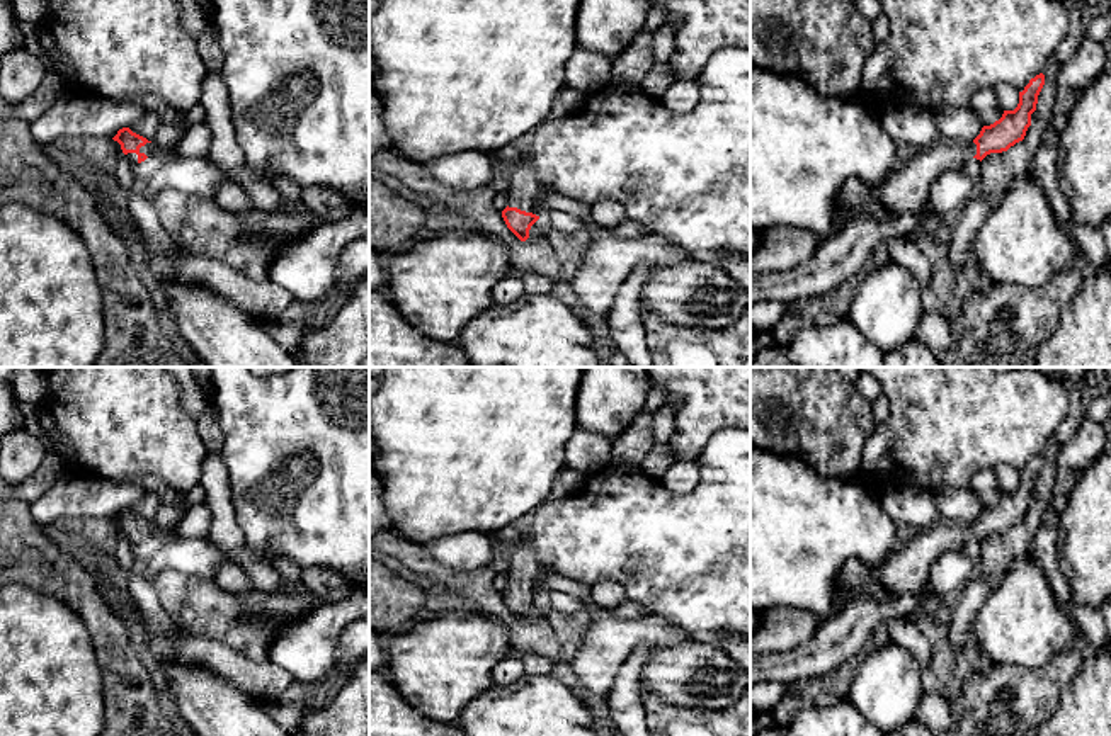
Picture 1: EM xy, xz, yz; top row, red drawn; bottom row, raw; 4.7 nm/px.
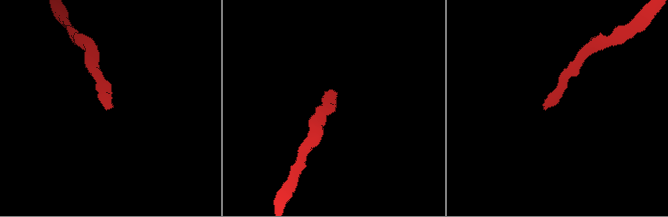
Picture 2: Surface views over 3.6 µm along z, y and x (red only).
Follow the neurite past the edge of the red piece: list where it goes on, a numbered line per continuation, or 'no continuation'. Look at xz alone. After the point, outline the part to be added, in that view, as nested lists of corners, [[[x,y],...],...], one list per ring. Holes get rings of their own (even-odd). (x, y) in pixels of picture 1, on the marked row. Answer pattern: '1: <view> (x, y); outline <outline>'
1: xz (524, 189); outline [[[529,151],[516,158],[509,165],[509,172],[510,185],[507,190],[507,206],[539,216],[536,202],[543,192]]]

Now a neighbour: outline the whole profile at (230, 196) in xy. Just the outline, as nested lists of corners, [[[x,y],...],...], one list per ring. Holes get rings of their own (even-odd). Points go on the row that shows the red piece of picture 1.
[[[225,180],[218,185],[213,201],[231,212],[245,214],[254,204],[247,192],[233,180]]]

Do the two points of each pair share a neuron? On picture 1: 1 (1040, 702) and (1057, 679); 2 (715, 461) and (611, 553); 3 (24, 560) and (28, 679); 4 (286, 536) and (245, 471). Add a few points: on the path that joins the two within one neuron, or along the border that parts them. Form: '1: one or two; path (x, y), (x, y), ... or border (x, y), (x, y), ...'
1: one; path (1040, 697), (1052, 684)
2: one; path (706, 492), (660, 537), (642, 537)
3: two; border (17, 582), (62, 600)
4: one; path (286, 520), (286, 515), (257, 486)

